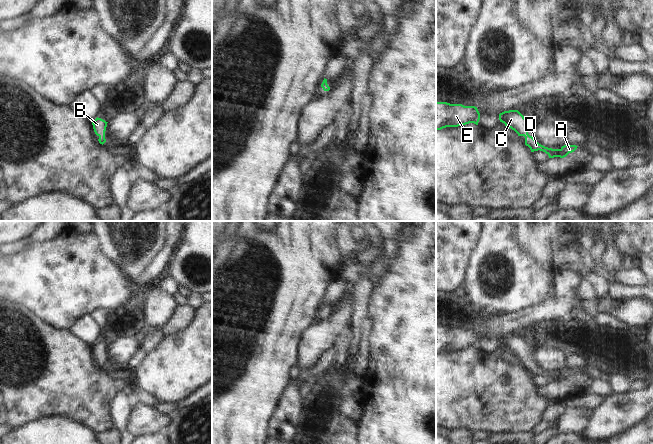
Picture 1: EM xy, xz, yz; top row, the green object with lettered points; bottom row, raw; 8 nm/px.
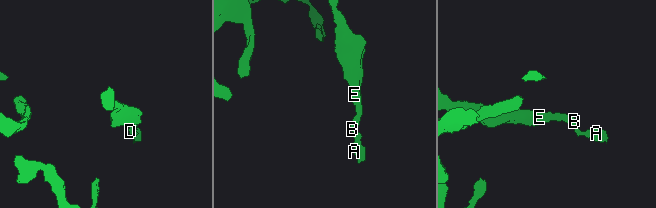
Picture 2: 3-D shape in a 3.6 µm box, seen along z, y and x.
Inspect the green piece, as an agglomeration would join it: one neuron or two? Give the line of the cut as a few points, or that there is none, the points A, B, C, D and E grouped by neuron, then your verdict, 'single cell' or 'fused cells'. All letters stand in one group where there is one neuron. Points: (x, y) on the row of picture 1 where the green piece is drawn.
no cut | A B C D E | single cell

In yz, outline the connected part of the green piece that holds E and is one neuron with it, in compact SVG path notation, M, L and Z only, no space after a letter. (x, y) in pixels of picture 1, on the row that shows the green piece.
M436 102L436 130L458 127L469 123L478 125L480 113L475 106Z

